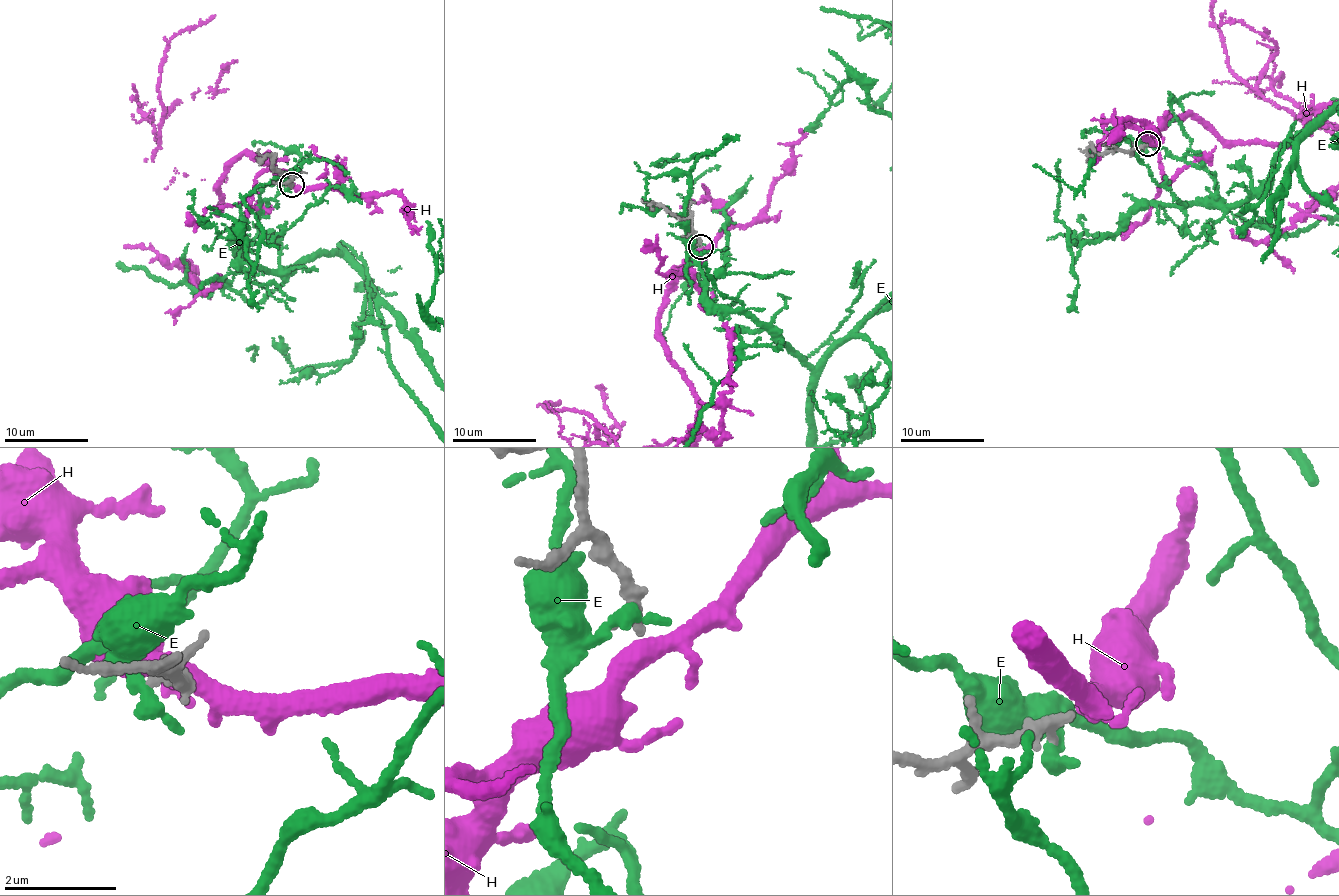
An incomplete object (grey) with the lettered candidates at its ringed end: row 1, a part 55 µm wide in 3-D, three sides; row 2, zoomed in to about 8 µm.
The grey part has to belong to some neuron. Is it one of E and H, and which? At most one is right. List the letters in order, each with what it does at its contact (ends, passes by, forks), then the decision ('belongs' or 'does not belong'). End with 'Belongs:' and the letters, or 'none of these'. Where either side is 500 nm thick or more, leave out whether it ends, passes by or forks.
E: it ends | does not belong
H: it forks | belongs
Belongs: H

